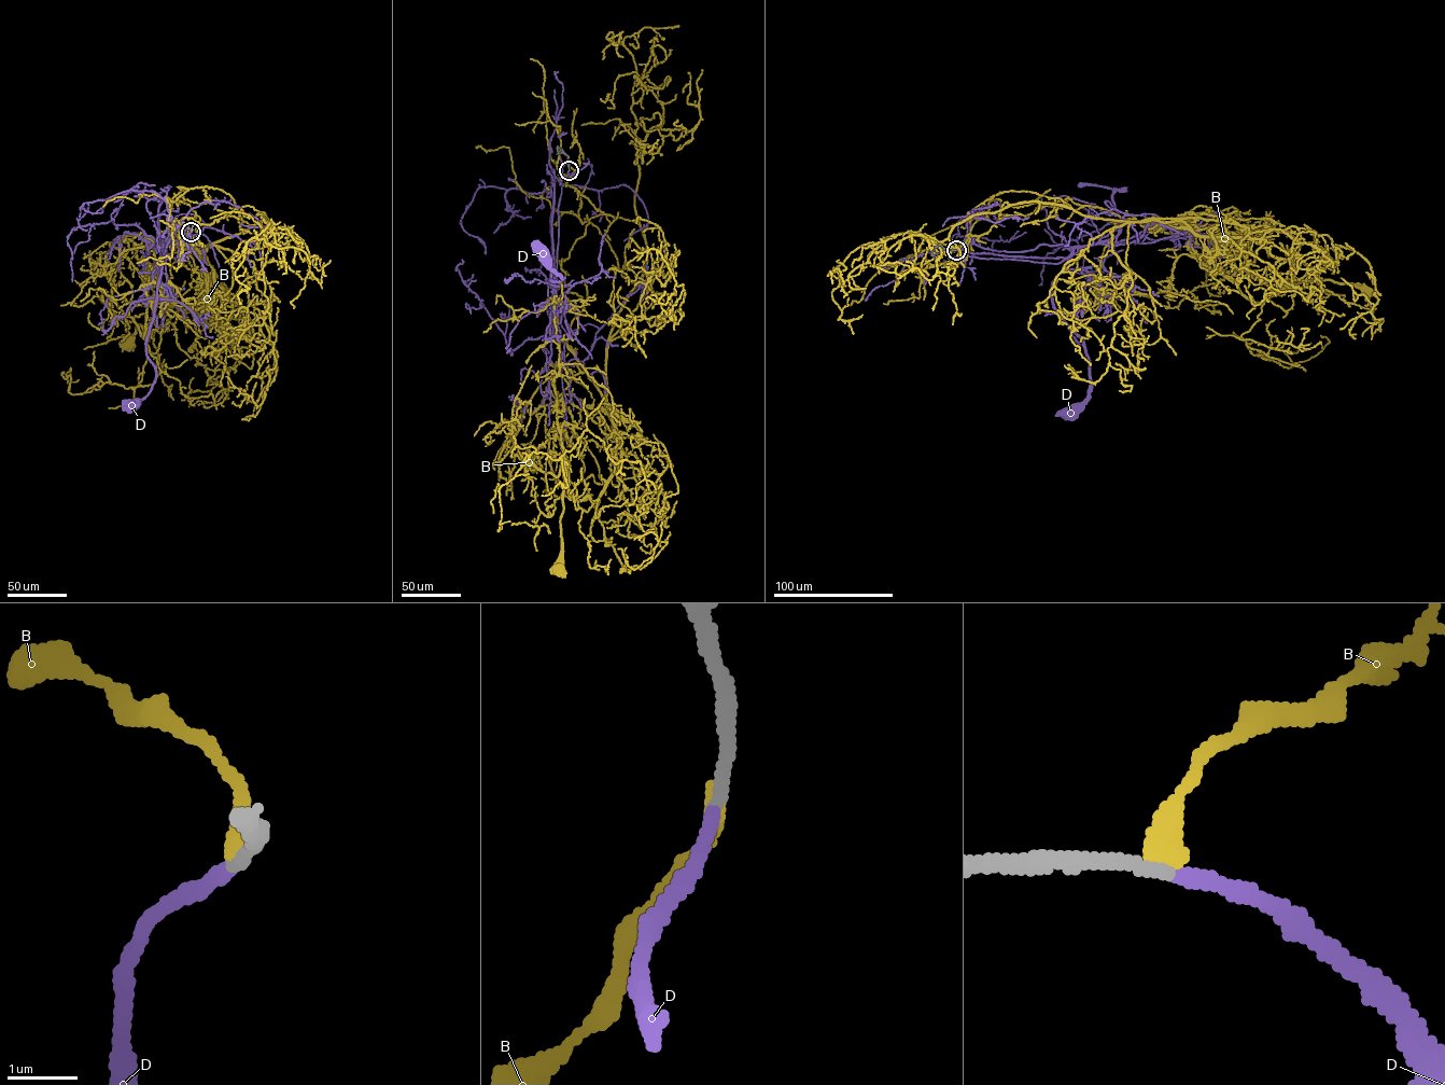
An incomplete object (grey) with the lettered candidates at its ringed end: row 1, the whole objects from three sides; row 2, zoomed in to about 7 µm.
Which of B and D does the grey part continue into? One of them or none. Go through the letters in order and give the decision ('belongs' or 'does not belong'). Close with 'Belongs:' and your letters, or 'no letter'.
B: does not belong
D: belongs
Belongs: D

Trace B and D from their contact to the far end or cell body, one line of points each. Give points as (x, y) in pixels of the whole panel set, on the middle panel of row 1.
B: (570, 169), (604, 213), (551, 270), (584, 303), (566, 347), (585, 372), (556, 401), (559, 568)
D: (569, 170), (561, 180), (558, 208), (556, 292), (551, 256), (549, 279), (564, 277), (553, 270), (550, 262)

